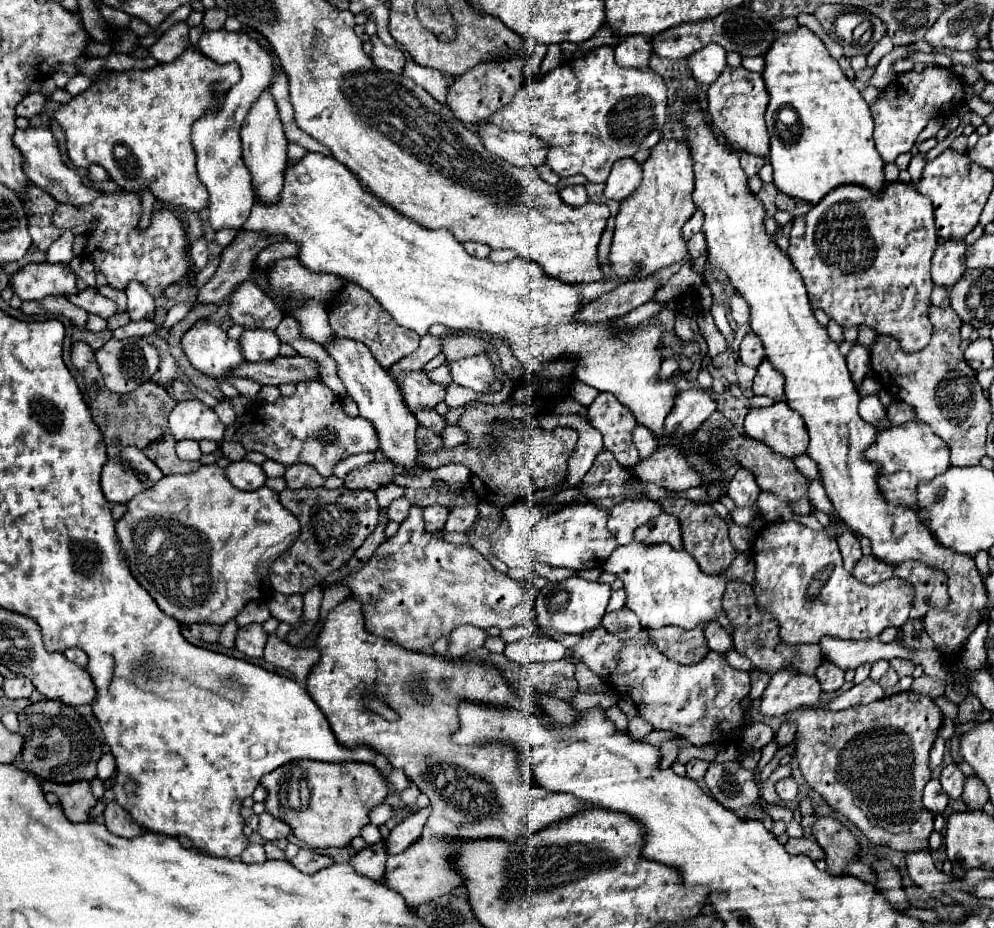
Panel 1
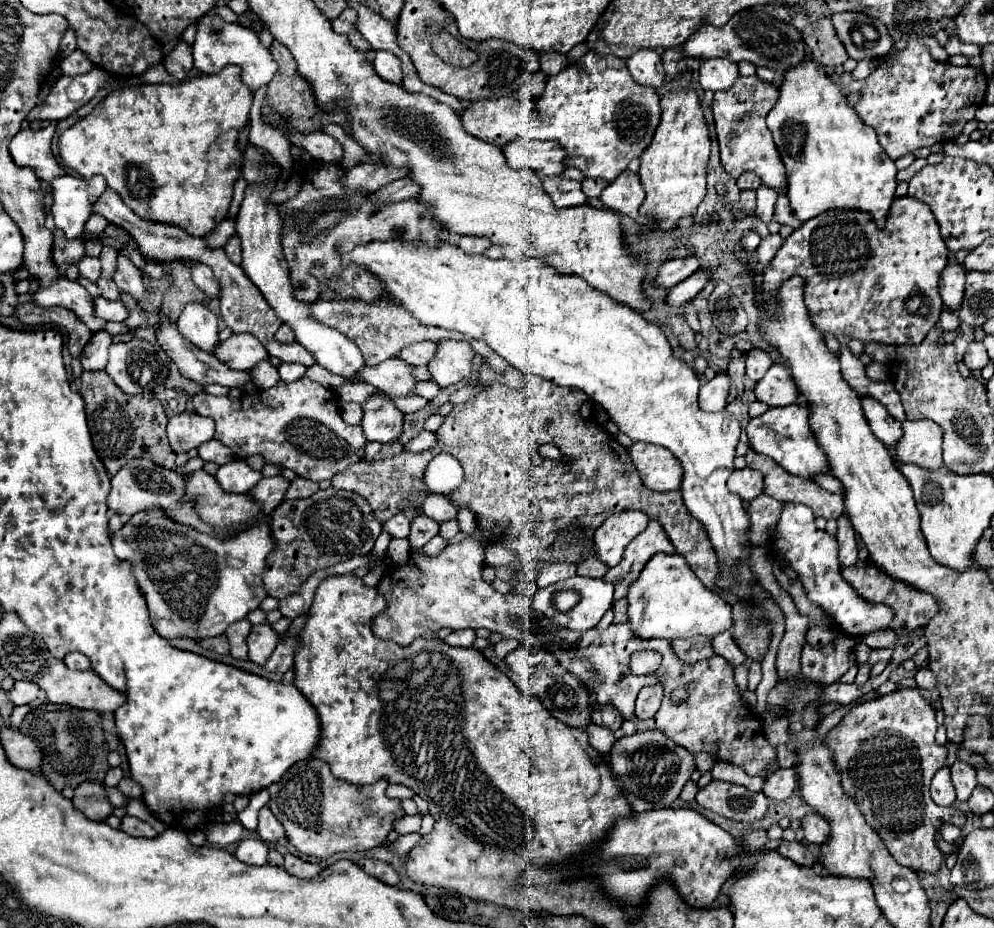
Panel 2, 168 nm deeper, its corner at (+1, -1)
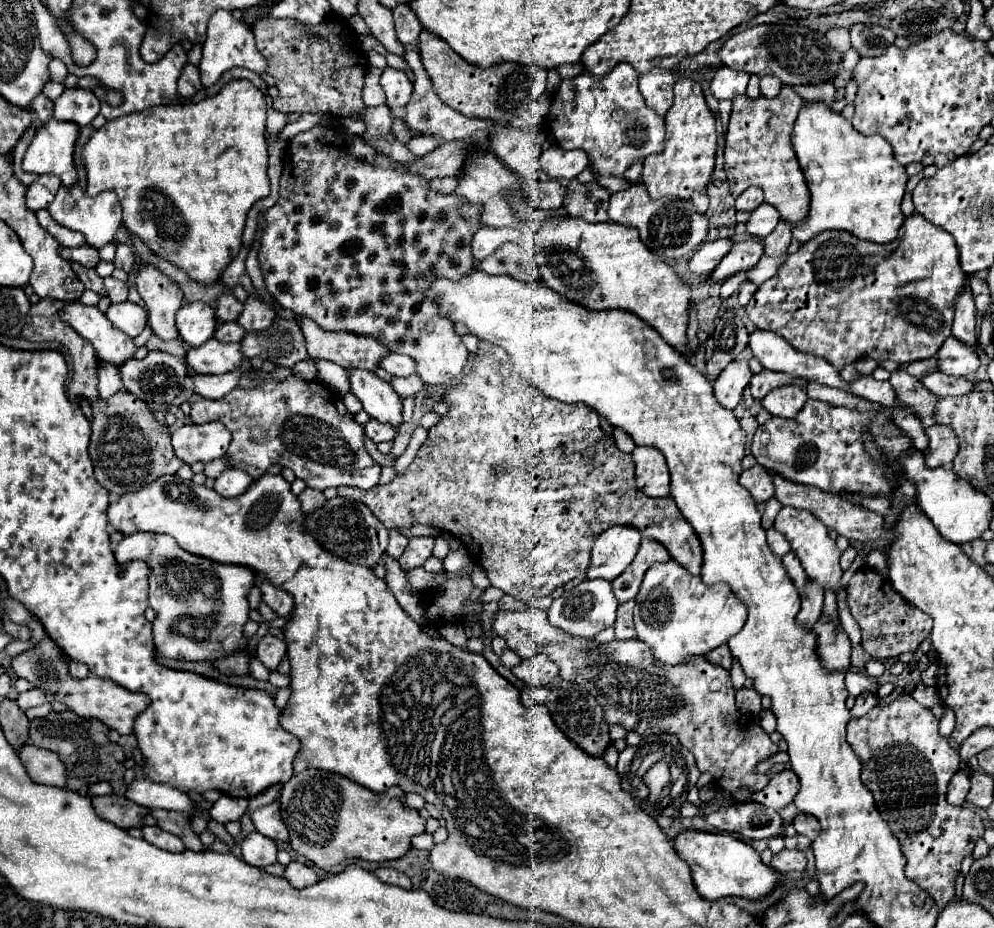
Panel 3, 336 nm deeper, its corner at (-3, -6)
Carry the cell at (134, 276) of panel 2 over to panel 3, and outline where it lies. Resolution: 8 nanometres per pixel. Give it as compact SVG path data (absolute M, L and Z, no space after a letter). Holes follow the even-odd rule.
M117 243L117 255L115 255L115 267L123 269L123 271L131 271L133 265L135 265L135 255L133 255L133 249L129 245L123 245L123 243Z

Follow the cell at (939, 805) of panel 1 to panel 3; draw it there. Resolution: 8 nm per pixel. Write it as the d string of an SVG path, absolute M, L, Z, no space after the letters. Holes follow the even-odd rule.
M957 771L953 779L949 781L949 791L947 791L947 803L949 805L963 805L969 789L969 779L965 771Z

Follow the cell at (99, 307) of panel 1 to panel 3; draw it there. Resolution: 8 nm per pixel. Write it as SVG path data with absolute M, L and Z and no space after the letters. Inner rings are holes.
M125 301L125 303L111 303L107 309L107 319L129 337L137 337L143 327L147 325L147 313L141 305Z

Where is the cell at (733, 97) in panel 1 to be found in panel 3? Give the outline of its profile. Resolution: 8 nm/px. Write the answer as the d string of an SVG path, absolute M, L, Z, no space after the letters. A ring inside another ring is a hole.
M783 87L773 99L759 95L751 99L747 95L735 97L729 117L729 127L725 135L725 173L731 187L731 195L739 197L749 185L757 185L765 193L765 201L773 205L781 219L789 223L799 223L807 217L809 193L803 171L795 161L795 151L791 149L791 125L805 103L791 87Z

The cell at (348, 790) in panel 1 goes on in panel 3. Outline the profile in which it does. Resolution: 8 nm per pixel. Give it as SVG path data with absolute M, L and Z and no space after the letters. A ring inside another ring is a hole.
M307 769L293 775L283 785L279 803L293 851L307 857L323 871L329 871L345 859L377 863L399 859L409 851L411 837L425 831L425 819L405 805L399 787L391 787L385 793L373 793L347 777L323 769Z

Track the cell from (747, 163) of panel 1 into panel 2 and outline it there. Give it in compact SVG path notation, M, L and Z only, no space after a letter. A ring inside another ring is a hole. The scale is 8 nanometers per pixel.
M745 172L745 174L741 174L741 176L737 178L737 186L739 186L741 190L757 190L757 188L761 186L761 180L759 180L759 176L753 174L753 172Z

